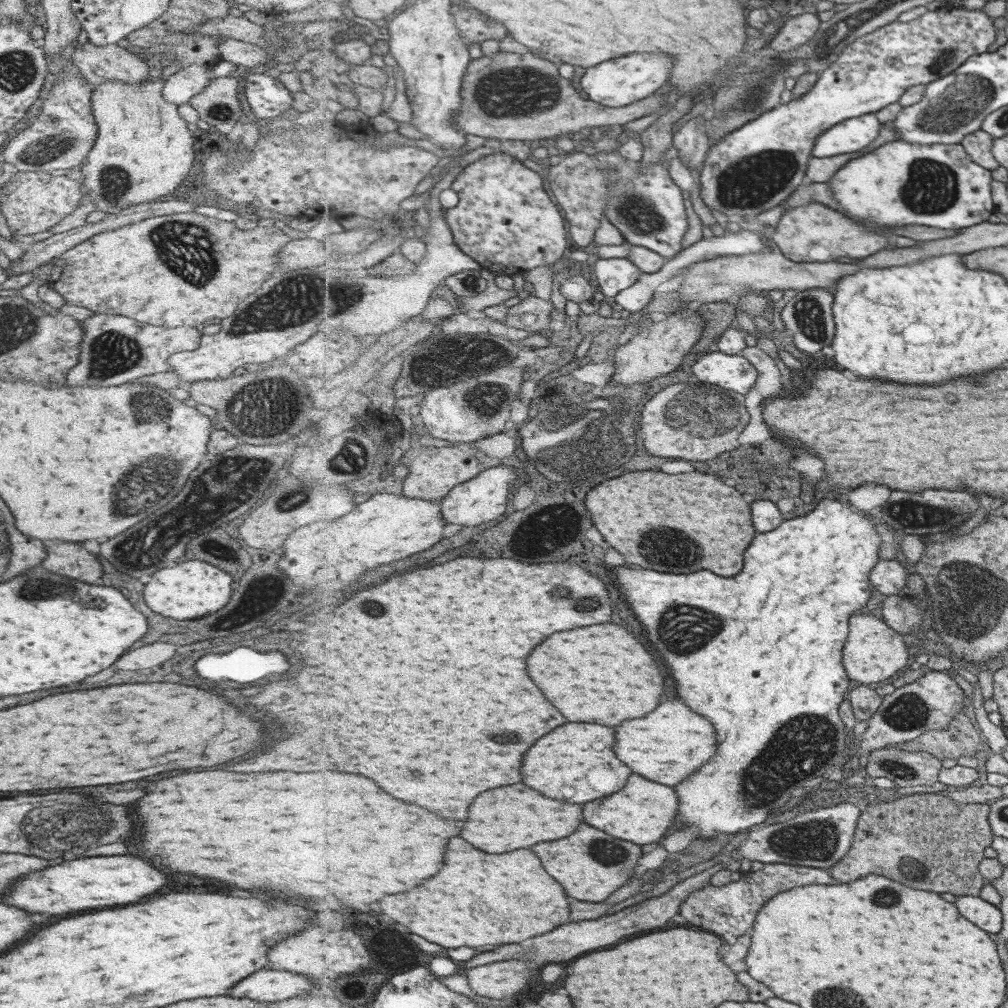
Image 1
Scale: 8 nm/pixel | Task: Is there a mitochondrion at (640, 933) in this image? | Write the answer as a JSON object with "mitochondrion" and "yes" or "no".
{"mitochondrion":"no"}

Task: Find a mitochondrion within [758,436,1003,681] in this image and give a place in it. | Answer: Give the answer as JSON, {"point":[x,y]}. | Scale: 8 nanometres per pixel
{"point":[956,589]}

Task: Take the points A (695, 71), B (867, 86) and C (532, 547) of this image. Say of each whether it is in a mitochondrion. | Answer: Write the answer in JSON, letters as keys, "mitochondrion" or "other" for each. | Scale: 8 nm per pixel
{"A":"other","B":"other","C":"other"}

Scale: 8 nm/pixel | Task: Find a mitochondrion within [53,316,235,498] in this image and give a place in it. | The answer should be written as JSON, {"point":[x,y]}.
{"point":[111,353]}

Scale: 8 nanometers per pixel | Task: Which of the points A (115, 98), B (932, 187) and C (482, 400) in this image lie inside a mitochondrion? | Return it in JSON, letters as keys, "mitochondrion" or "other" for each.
{"A":"other","B":"mitochondrion","C":"mitochondrion"}

